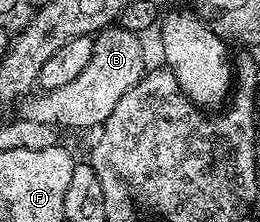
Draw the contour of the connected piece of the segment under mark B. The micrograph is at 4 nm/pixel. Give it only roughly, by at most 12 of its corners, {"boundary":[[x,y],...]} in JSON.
{"boundary":[[95,33],[74,82],[29,95],[19,115],[99,129],[146,75],[141,37]]}

